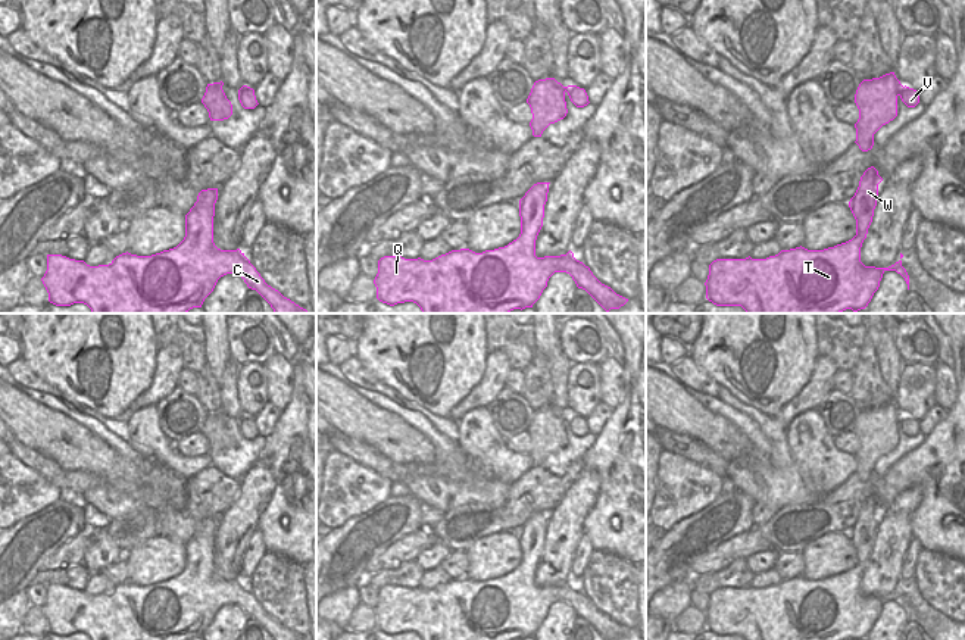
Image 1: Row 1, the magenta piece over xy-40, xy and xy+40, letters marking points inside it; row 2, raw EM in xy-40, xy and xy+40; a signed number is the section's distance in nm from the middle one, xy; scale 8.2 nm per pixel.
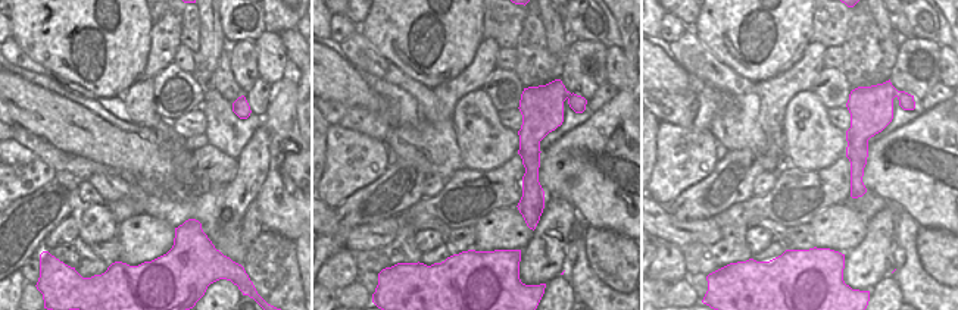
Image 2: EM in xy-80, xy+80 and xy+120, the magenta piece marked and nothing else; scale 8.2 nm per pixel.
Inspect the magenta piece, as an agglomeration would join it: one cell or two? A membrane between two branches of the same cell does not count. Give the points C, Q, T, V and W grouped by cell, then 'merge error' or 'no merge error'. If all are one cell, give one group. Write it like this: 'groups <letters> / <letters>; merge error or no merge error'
groups C Q T W / V; merge error

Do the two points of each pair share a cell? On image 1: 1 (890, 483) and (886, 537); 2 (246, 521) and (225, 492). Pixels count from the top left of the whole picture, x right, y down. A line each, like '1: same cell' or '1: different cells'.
1: different cells
2: different cells

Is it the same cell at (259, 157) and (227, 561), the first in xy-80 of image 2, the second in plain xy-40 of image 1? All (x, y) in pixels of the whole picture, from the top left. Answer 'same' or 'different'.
same

